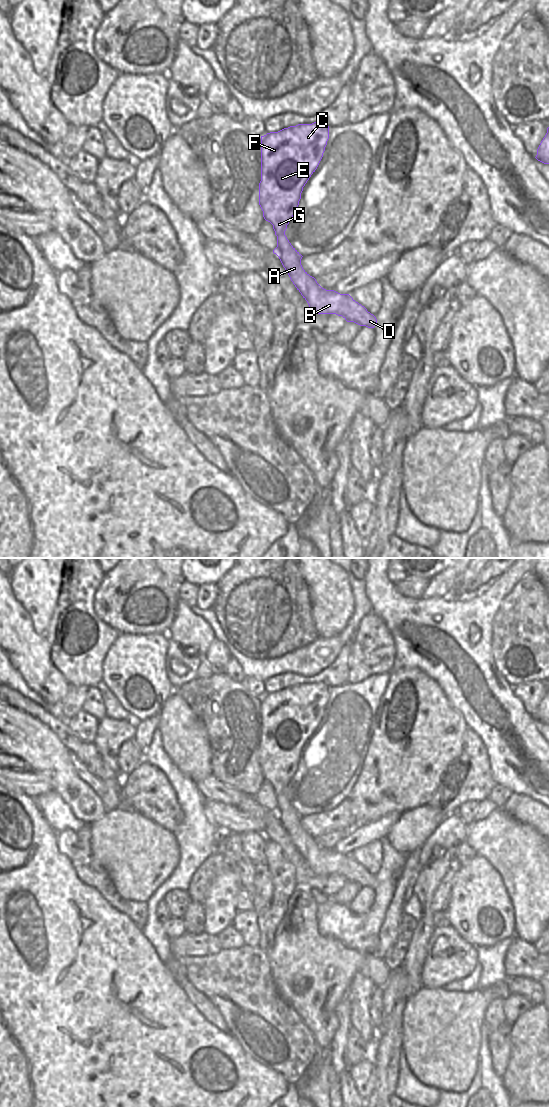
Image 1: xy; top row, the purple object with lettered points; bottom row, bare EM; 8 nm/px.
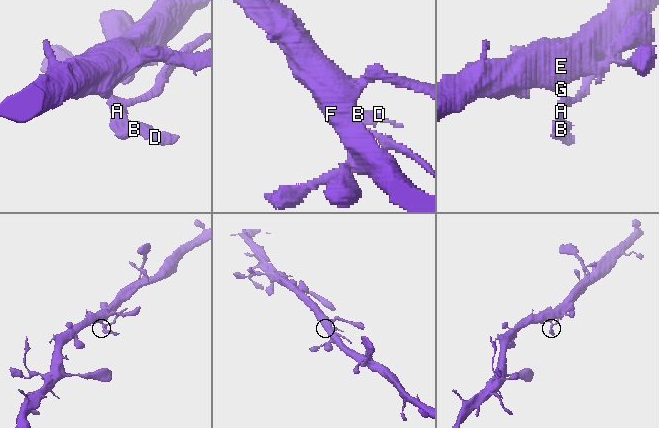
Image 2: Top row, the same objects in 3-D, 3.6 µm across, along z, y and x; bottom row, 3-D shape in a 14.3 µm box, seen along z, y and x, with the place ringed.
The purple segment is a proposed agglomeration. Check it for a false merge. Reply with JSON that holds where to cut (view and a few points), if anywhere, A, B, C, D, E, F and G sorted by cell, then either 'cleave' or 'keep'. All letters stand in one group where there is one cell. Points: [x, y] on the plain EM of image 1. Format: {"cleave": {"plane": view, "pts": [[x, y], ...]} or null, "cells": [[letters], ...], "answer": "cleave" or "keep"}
{"cleave": {"plane": "xy", "pts": [[284, 793], [280, 793], [277, 796]]}, "cells": [["A", "B", "D"], ["C", "E", "F", "G"]], "answer": "cleave"}

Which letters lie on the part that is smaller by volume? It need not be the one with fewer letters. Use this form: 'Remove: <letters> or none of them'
Remove: A, B, D

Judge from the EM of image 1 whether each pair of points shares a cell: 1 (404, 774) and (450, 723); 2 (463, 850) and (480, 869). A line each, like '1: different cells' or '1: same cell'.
1: same cell
2: different cells

